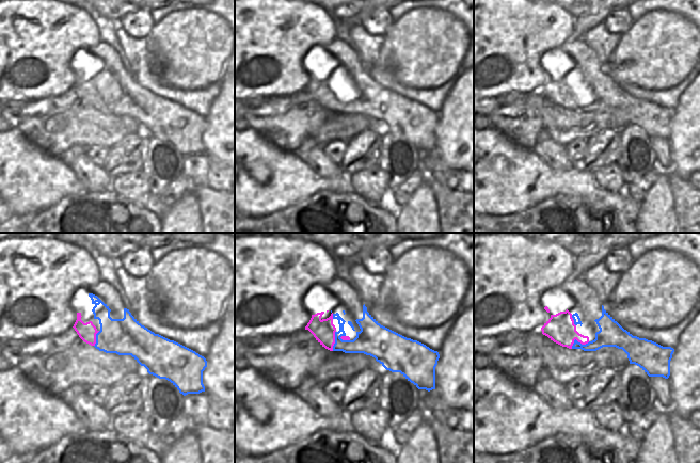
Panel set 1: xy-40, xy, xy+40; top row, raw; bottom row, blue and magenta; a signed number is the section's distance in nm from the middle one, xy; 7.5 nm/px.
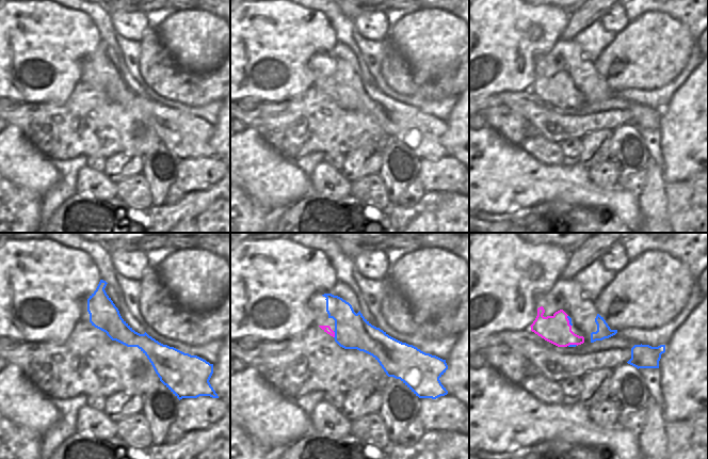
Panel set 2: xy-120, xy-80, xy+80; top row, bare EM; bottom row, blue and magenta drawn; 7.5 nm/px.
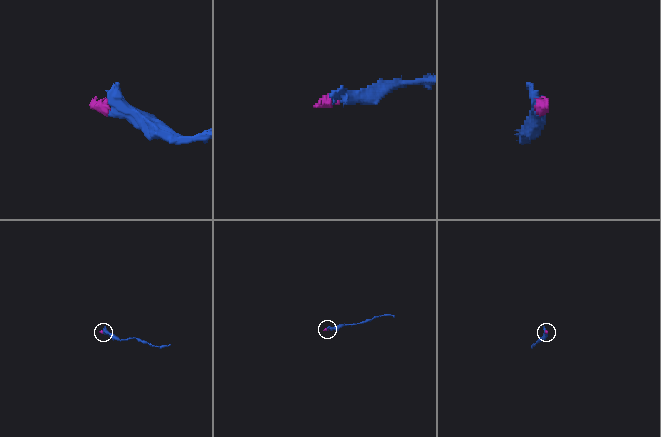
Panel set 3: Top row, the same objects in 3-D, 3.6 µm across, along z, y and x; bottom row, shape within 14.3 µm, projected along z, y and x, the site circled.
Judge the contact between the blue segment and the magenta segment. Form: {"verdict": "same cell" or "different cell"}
{"verdict": "same cell"}

